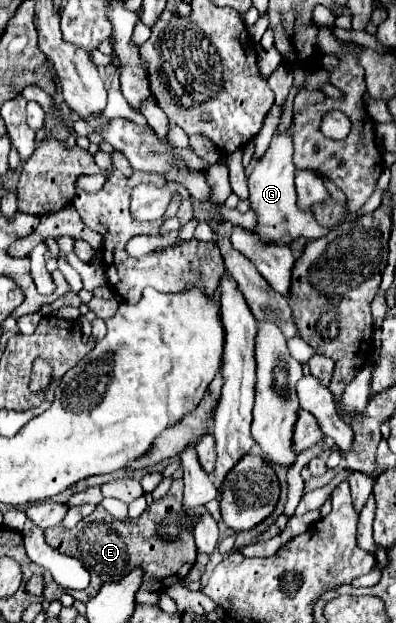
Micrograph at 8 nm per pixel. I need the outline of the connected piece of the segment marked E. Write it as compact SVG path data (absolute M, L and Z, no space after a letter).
M183 479L174 480L166 498L152 502L152 506L146 508L144 514L134 522L130 522L130 520L120 522L114 516L110 516L104 510L104 506L96 506L96 510L90 516L86 516L74 530L66 530L62 526L46 530L46 542L50 546L54 546L58 552L80 560L92 576L90 586L86 590L74 592L76 600L86 604L92 596L98 594L98 590L100 590L100 586L104 586L104 582L118 582L124 574L130 574L134 568L140 568L144 572L140 586L144 590L152 590L152 592L160 592L176 582L182 582L188 576L190 568L196 562L196 544L194 544L192 536L182 538L180 542L176 542L172 546L162 546L162 542L156 538L158 522L166 516L166 512L180 508L182 488L184 488Z

